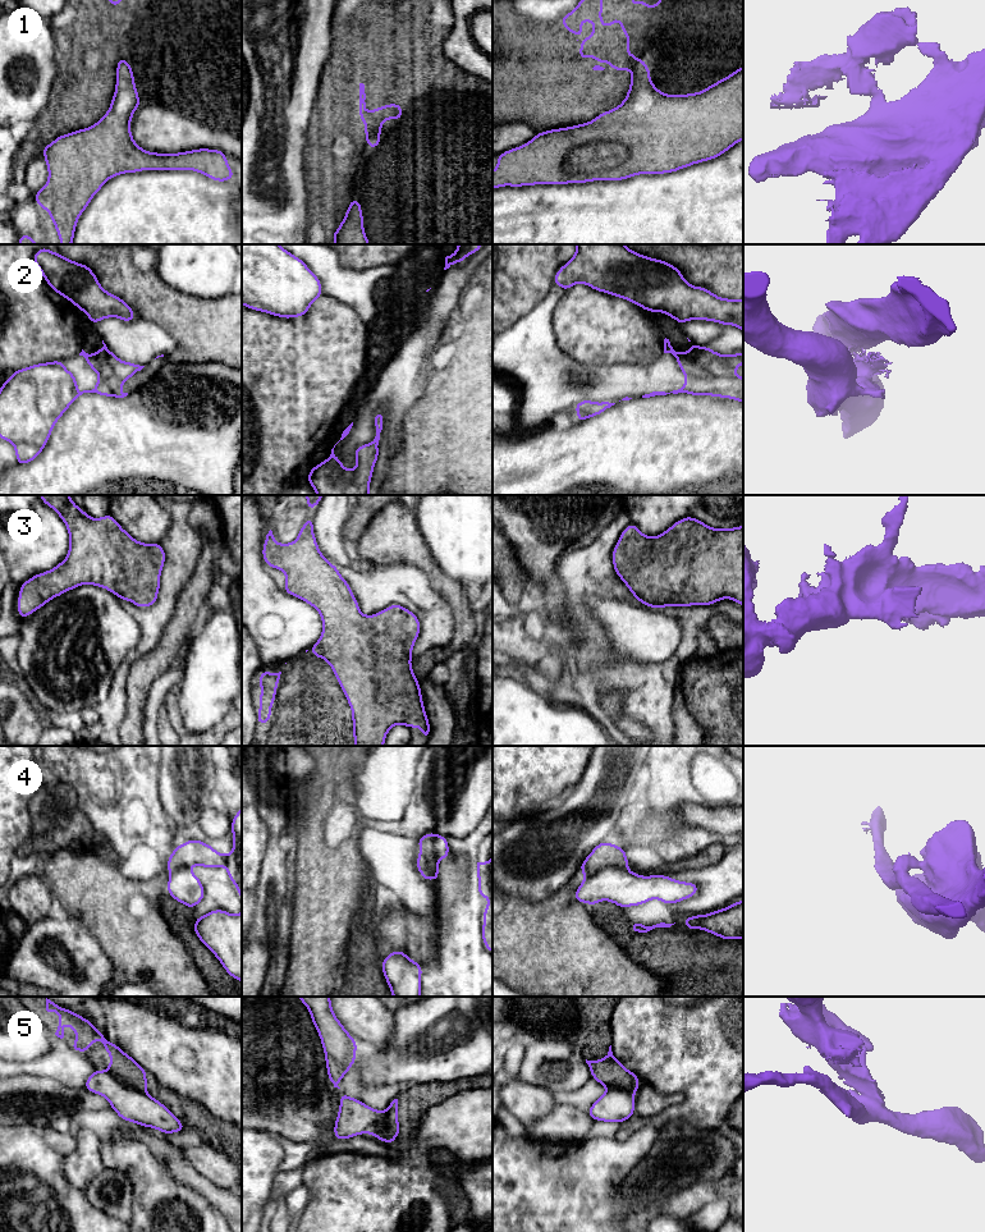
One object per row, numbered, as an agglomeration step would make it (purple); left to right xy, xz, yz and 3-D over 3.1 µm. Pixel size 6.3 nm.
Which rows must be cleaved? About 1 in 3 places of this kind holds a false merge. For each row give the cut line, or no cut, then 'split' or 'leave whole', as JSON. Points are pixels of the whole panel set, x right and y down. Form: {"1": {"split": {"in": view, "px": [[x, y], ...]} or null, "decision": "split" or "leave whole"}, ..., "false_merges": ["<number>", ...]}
{"1": {"split": {"in": "xz", "px": [[379, 132], [375, 132], [367, 140]]}, "decision": "split"}, "2": {"split": {"in": "xz", "px": [[349, 430], [343, 433]]}, "decision": "split"}, "3": {"split": null, "decision": "leave whole"}, "4": {"split": {"in": "yz", "px": [[624, 868], [604, 868], [583, 882]]}, "decision": "split"}, "5": {"split": {"in": "xy", "px": [[105, 1071], [146, 1094]]}, "decision": "split"}, "false_merges": ["1", "2", "4", "5"]}

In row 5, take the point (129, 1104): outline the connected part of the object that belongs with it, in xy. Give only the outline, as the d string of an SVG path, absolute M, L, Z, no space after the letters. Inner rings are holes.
M96 1070L87 1077L84 1089L102 1095L116 1114L143 1127L164 1132L182 1132L185 1126L162 1103L125 1085L114 1075Z

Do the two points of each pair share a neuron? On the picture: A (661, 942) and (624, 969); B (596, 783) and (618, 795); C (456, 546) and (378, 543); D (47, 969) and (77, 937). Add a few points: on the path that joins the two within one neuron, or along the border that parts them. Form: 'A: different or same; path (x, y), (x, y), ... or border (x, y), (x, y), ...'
A: different; border (614, 939), (633, 960), (660, 978)
B: same; path (601, 788), (613, 792)
C: different; border (416, 517), (418, 530), (433, 558), (443, 571)
D: same; path (33, 951), (33, 942), (45, 933), (59, 937)

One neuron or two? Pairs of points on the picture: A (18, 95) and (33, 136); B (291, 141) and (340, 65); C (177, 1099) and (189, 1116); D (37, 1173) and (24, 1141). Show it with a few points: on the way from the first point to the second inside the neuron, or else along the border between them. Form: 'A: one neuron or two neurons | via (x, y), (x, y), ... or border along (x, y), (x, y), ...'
A: two neurons | border along (50, 95), (46, 106), (35, 119)
B: two neurons | border along (320, 78), (317, 97), (305, 137)
C: one neuron | via (177, 1104), (184, 1113)
D: one neuron | via (30, 1166), (24, 1160), (24, 1149)

